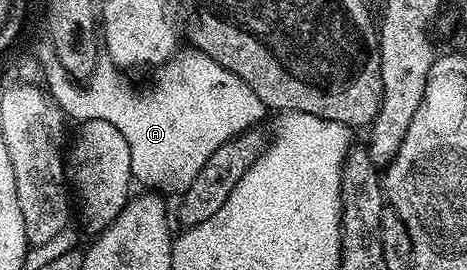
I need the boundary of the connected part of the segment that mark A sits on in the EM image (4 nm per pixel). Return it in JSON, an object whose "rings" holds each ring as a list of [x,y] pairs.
{"rings":[[[195,49],[187,50],[181,50],[167,63],[155,68],[153,75],[156,76],[152,79],[149,91],[135,91],[124,80],[125,72],[111,61],[100,61],[83,85],[74,81],[58,61],[48,63],[44,75],[48,94],[64,110],[69,120],[110,121],[110,125],[114,125],[114,129],[118,129],[118,133],[126,137],[126,145],[130,145],[130,169],[137,184],[145,183],[148,186],[145,188],[155,189],[169,196],[176,195],[175,197],[183,196],[184,191],[190,189],[194,177],[198,177],[206,161],[210,161],[210,153],[214,153],[218,145],[226,145],[226,141],[230,141],[235,135],[255,128],[259,124],[256,122],[266,115],[262,97],[258,97],[258,93],[254,93],[254,89],[250,89],[250,85],[246,85],[242,77],[230,73],[230,69],[222,69],[222,65],[218,65],[218,61],[214,61],[206,53]]]}

